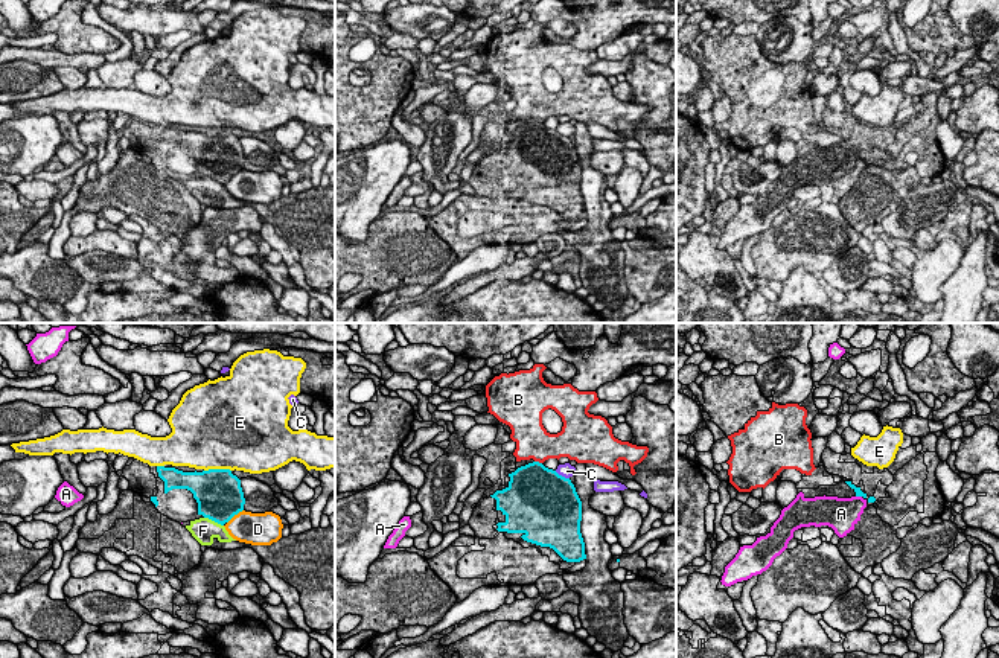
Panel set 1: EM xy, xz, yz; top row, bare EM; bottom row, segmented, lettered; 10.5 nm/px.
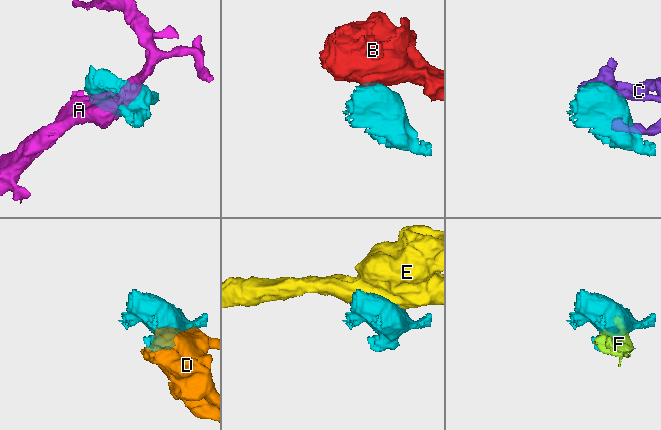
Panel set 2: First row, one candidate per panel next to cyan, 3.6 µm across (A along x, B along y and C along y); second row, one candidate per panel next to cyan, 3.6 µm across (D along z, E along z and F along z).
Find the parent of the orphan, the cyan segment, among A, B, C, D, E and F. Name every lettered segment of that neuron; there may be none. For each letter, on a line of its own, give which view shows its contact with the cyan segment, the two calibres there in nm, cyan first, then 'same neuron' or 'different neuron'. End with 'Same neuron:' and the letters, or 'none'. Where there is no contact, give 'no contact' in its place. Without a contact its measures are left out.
A: meets cyan in yz; 70 nm thick on the cyan side, 320 nm on the other; different neuron
B: meets cyan in xz; 460 nm thick on the cyan side, 360 nm on the other; different neuron
C: meets cyan in xz; 500 nm thick on the cyan side, 140 nm on the other; different neuron
D: meets cyan in xy; 500 nm thick on the cyan side, 320 nm on the other; different neuron
E: meets cyan in xy; 500 nm thick on the cyan side, 480 nm on the other; different neuron
F: meets cyan in xy; 500 nm thick on the cyan side, 240 nm on the other; different neuron
Same neuron: none

